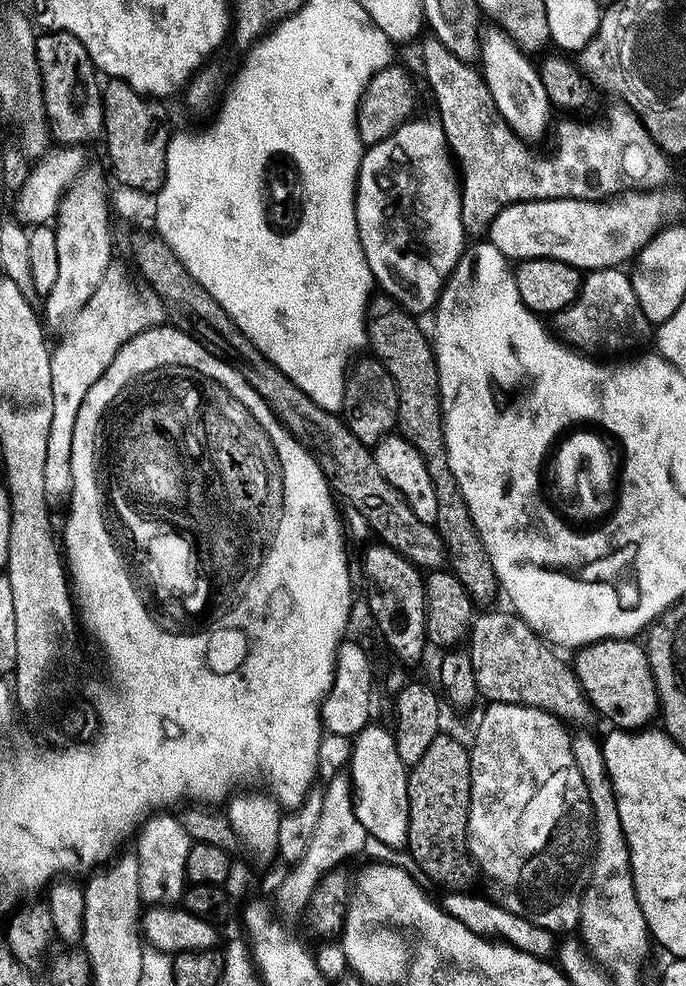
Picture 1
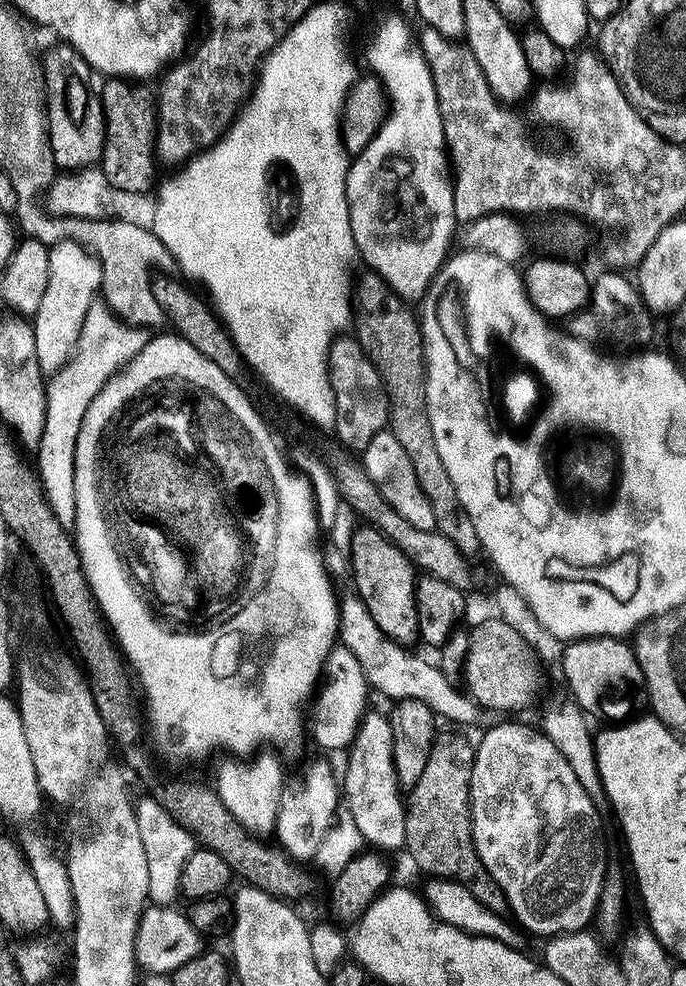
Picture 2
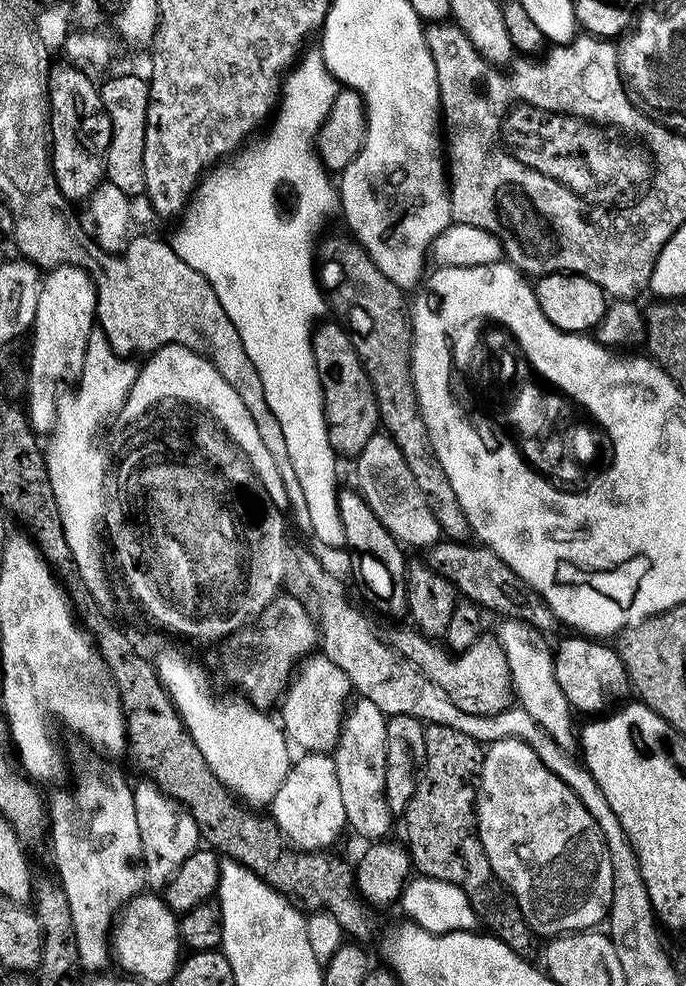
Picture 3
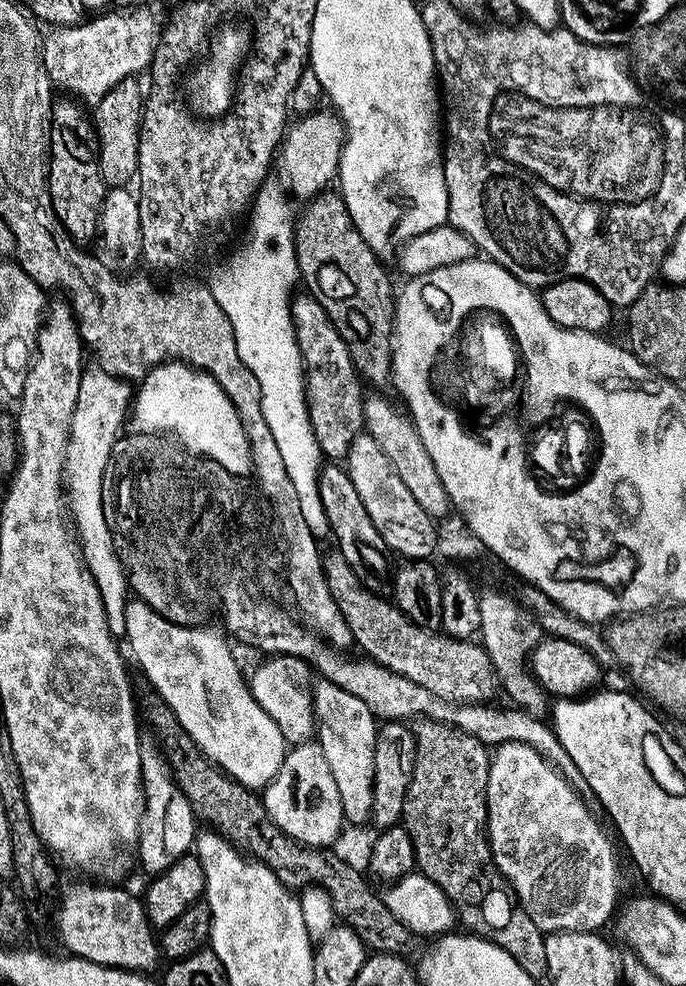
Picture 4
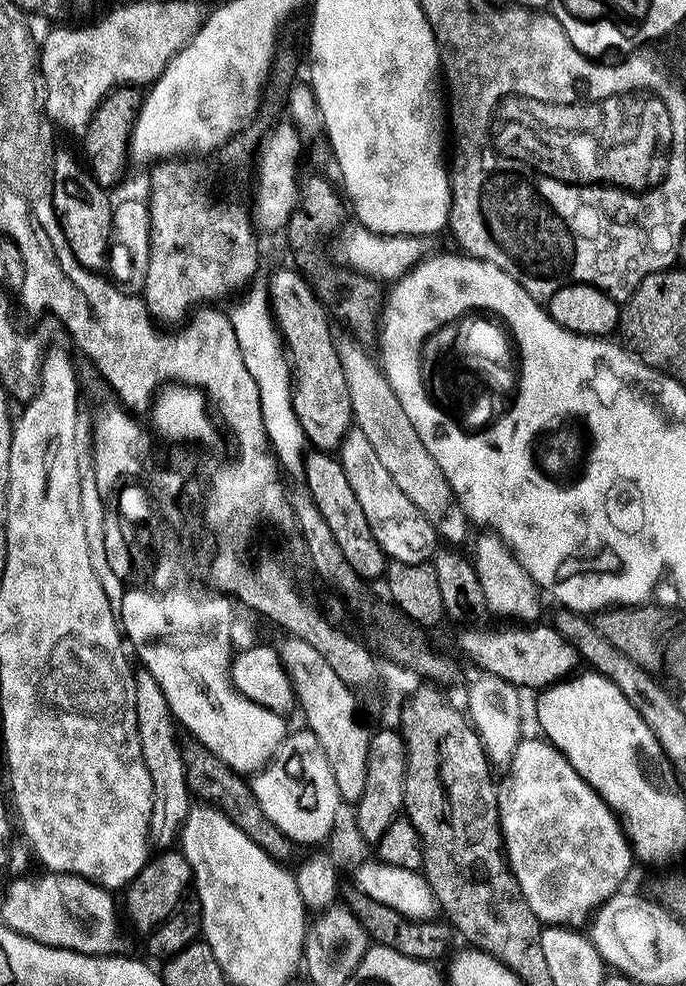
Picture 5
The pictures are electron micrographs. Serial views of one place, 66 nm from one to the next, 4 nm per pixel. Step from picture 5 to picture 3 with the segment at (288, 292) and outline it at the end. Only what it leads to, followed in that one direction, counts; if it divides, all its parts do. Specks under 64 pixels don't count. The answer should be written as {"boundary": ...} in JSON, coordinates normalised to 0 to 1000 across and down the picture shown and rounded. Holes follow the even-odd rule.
{"boundary":[[[472,329],[459,330],[455,339],[455,352],[461,359],[461,374],[466,390],[472,397],[472,423],[478,426],[478,447],[490,457],[491,463],[517,465],[523,462],[528,452],[539,448],[539,444],[550,441],[554,429],[554,411],[548,408],[548,401],[542,388],[519,357],[513,353],[513,343],[507,340],[503,330]]]}

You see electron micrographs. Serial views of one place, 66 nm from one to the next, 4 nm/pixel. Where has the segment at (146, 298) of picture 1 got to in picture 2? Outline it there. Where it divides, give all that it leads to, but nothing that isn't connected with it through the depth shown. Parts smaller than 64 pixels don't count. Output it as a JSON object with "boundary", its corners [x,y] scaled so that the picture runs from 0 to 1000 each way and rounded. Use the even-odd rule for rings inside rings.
{"boundary":[[[136,306],[131,314],[125,314],[125,323],[120,327],[120,335],[114,343],[111,357],[101,365],[99,369],[90,375],[74,378],[73,384],[67,389],[67,432],[61,436],[58,450],[50,455],[50,474],[58,480],[58,488],[64,494],[67,505],[85,525],[95,533],[109,532],[111,529],[111,501],[108,487],[108,458],[114,448],[114,436],[120,432],[120,424],[125,424],[125,416],[131,408],[137,408],[137,400],[155,391],[160,382],[168,381],[182,368],[192,364],[198,358],[207,355],[213,347],[200,332],[188,331],[163,315],[156,307]]]}

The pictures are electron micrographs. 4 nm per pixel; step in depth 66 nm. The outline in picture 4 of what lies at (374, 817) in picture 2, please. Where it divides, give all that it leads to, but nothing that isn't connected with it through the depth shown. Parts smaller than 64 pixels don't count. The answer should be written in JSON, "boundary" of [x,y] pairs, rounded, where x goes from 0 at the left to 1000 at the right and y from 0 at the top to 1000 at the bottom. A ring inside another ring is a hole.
{"boundary":[[[466,688],[462,691],[455,700],[455,721],[461,723],[459,749],[465,754],[469,765],[475,765],[475,774],[481,777],[481,785],[487,785],[487,793],[493,796],[493,809],[499,813],[501,832],[509,836],[535,837],[542,826],[545,753],[548,752],[551,727],[536,719],[534,712],[528,712],[528,708],[499,700],[481,690]]]}

